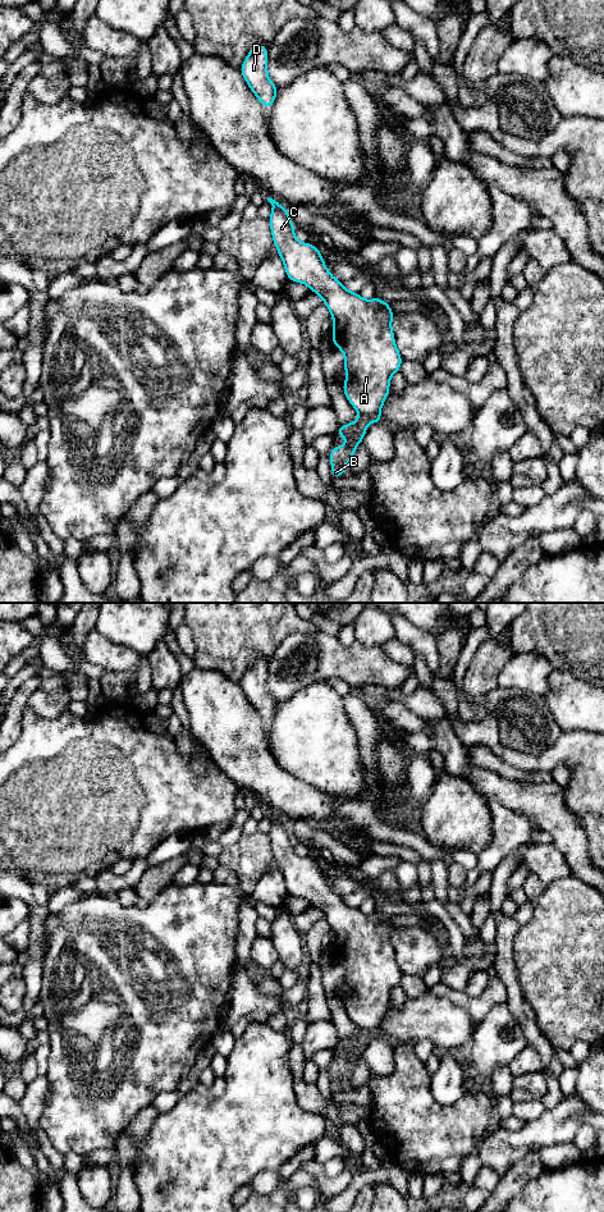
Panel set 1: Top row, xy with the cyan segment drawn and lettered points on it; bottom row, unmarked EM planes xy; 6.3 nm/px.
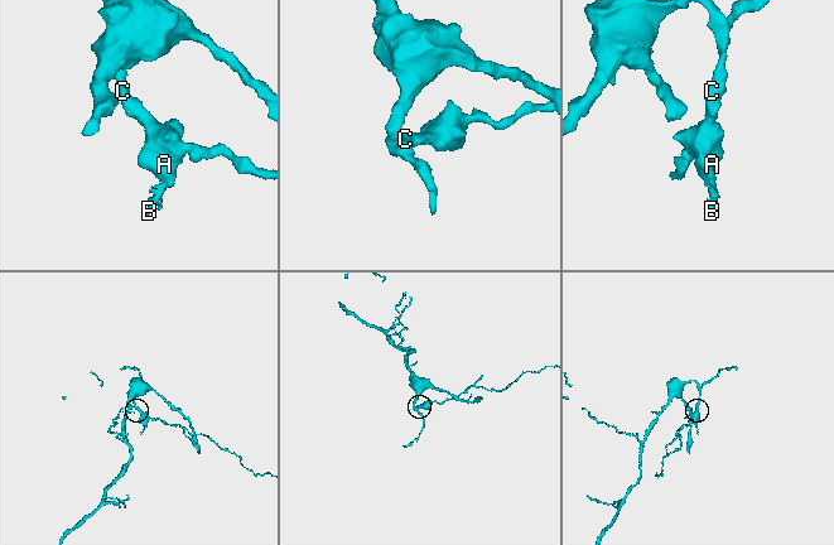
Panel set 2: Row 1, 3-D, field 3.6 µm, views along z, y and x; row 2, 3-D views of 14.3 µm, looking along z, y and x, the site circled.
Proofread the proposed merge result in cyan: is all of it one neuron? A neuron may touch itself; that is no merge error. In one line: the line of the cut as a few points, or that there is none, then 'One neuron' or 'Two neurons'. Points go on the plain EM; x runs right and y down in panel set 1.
Split along xy (362, 1028), (378, 1029). Two neurons

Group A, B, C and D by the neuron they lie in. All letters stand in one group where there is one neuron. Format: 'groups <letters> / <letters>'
groups A C D / B

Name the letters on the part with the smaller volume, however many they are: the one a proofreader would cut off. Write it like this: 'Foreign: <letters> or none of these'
Foreign: B

